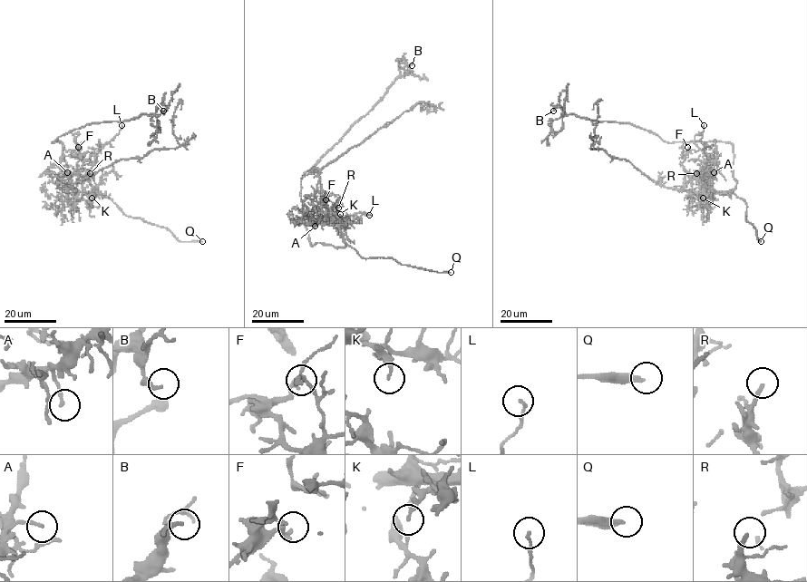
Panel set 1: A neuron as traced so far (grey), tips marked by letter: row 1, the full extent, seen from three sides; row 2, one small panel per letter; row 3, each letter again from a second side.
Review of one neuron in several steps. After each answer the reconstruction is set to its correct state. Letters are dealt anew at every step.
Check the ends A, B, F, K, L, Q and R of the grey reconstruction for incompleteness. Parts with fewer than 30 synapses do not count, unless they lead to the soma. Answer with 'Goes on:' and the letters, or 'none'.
Goes on: Q, R

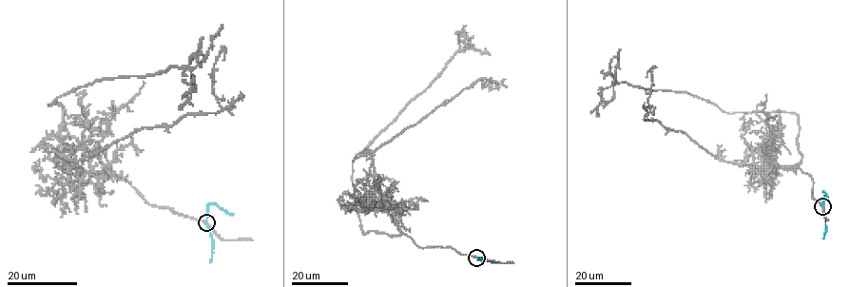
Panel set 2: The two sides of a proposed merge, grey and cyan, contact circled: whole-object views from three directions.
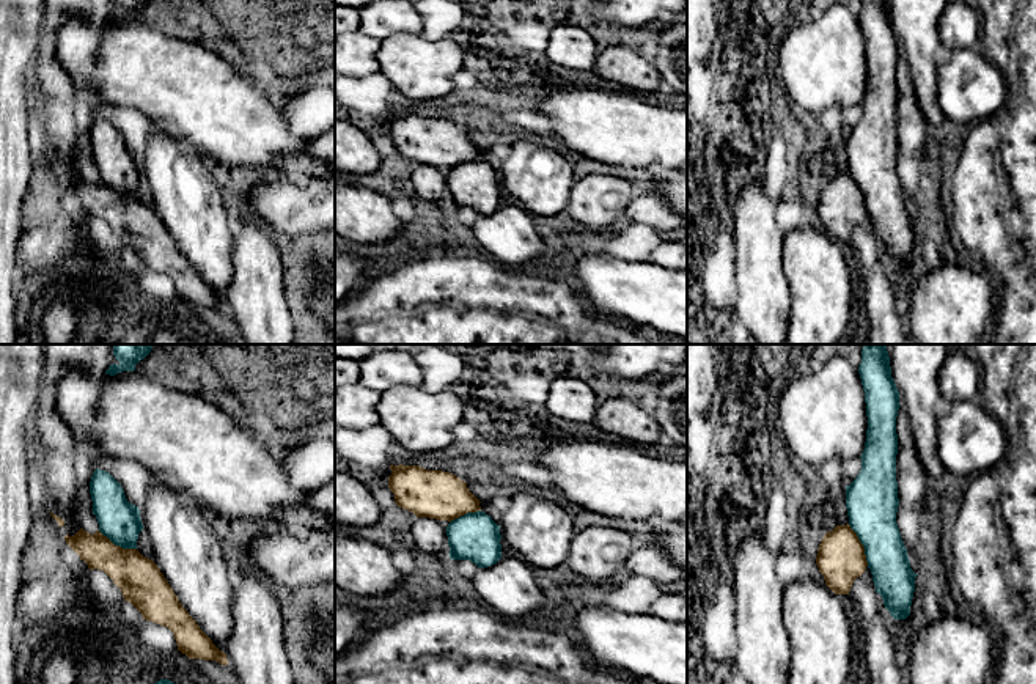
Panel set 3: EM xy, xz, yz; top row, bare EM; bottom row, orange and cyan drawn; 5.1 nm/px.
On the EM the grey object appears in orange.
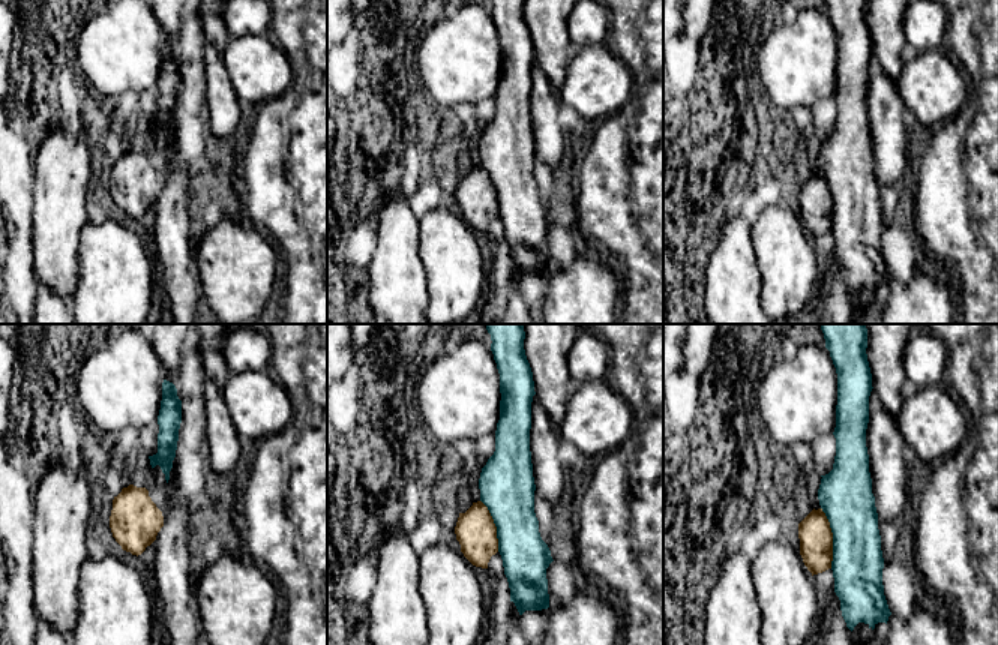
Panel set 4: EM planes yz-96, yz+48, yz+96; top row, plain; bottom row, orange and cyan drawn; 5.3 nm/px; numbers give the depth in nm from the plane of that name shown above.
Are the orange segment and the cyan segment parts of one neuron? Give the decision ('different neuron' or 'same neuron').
different neuron

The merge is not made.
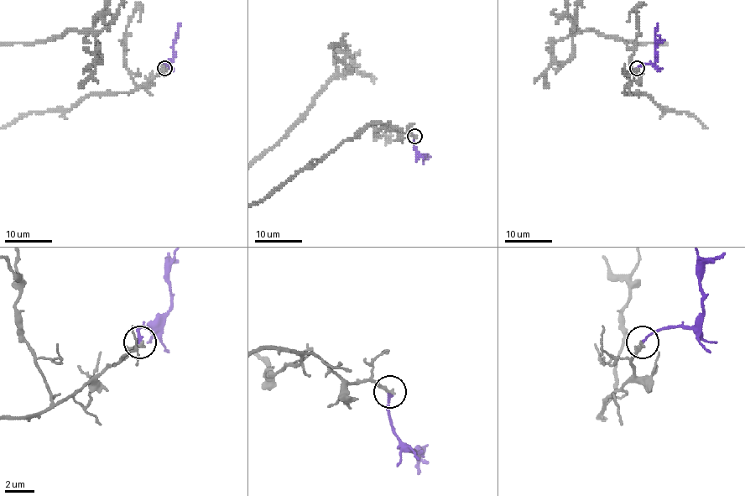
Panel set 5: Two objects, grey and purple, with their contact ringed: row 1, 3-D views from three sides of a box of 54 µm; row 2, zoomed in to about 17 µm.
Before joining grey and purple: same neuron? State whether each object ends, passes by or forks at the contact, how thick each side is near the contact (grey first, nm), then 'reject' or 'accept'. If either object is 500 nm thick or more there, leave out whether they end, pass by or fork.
grey ends there; purple ends there; 200 nm thick on the grey side, 170 nm on the other; accept

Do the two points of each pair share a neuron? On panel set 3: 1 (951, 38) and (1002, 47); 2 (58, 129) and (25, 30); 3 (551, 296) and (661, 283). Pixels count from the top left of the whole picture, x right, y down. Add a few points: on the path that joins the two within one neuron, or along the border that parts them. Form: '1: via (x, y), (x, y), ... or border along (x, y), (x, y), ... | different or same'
1: border along (984, 52), (995, 65), (1005, 84) | different
2: border along (40, 40), (33, 62) | different
3: border along (577, 291), (584, 299) | different

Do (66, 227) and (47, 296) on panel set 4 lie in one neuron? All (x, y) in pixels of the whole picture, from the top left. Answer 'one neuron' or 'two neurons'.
one neuron

